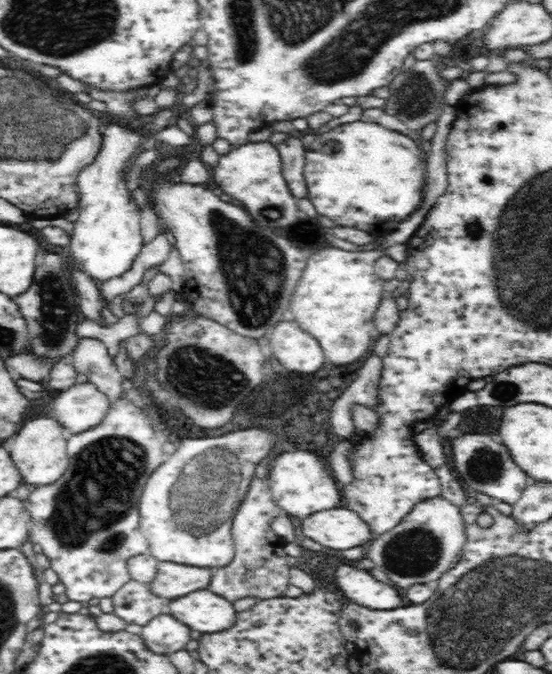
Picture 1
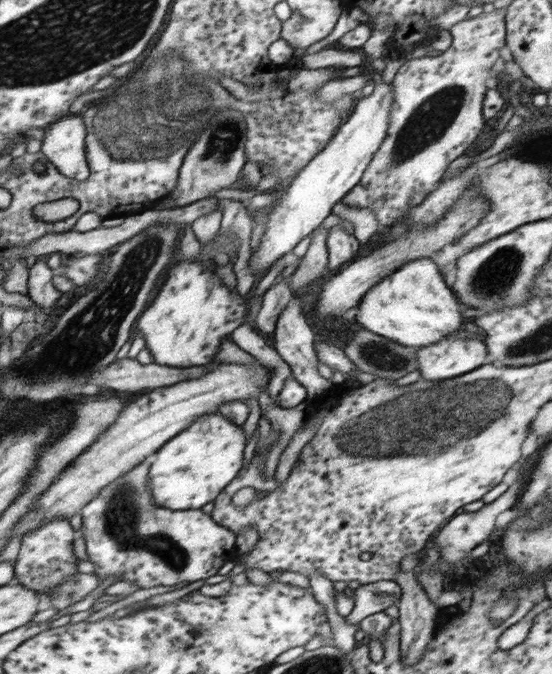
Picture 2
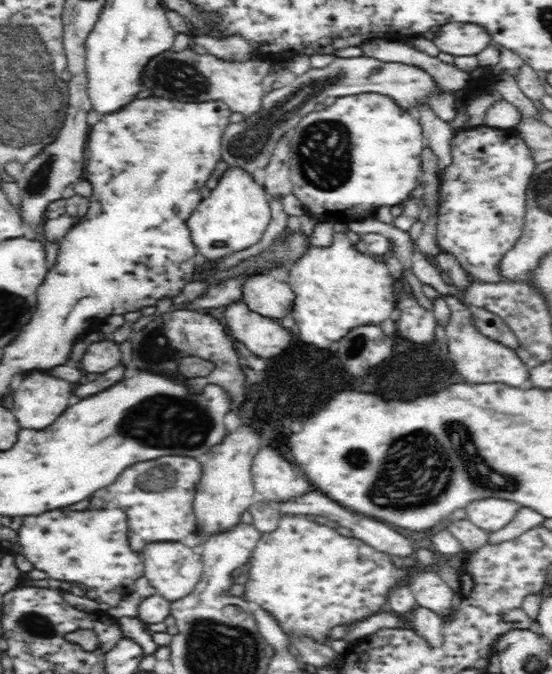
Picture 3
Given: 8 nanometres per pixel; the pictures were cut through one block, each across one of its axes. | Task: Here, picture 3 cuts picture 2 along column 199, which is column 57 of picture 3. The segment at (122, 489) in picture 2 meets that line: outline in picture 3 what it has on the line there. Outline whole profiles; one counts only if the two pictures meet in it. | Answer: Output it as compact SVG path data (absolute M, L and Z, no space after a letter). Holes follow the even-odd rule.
M120 507L83 511L67 509L49 510L35 517L23 517L17 532L22 553L34 569L47 573L54 580L70 582L83 586L85 590L96 590L97 597L111 607L118 604L124 596L135 591L135 584L144 577L143 560L139 553L131 549L128 536L128 515Z

